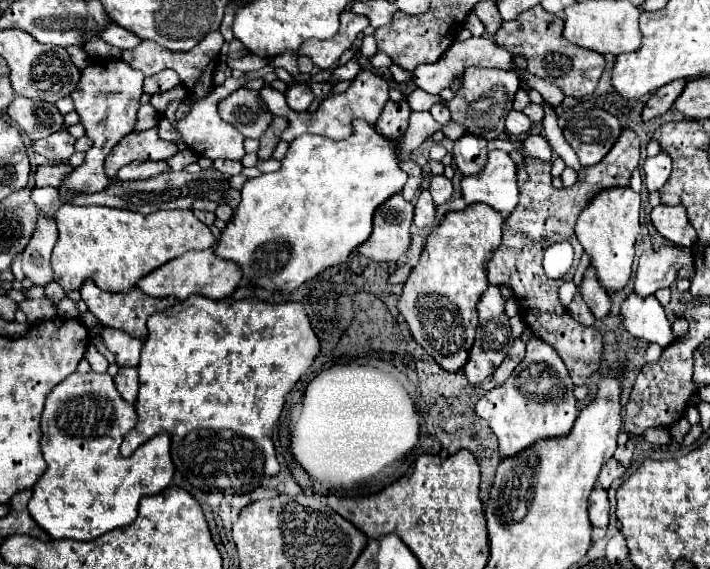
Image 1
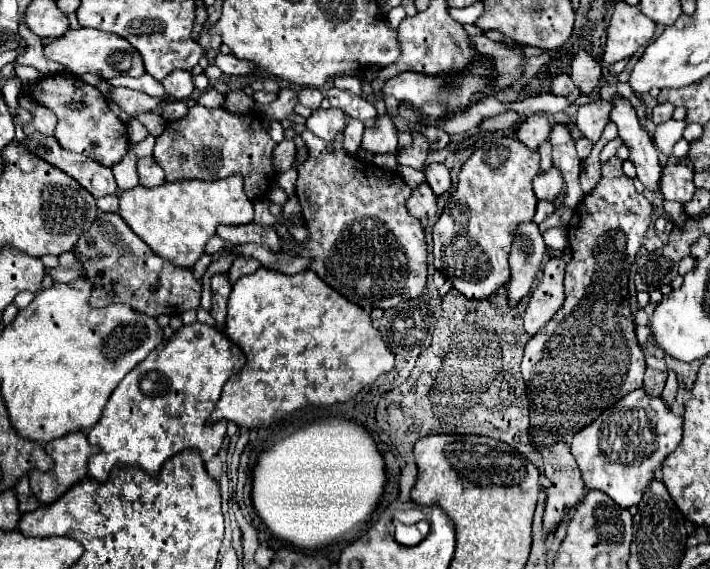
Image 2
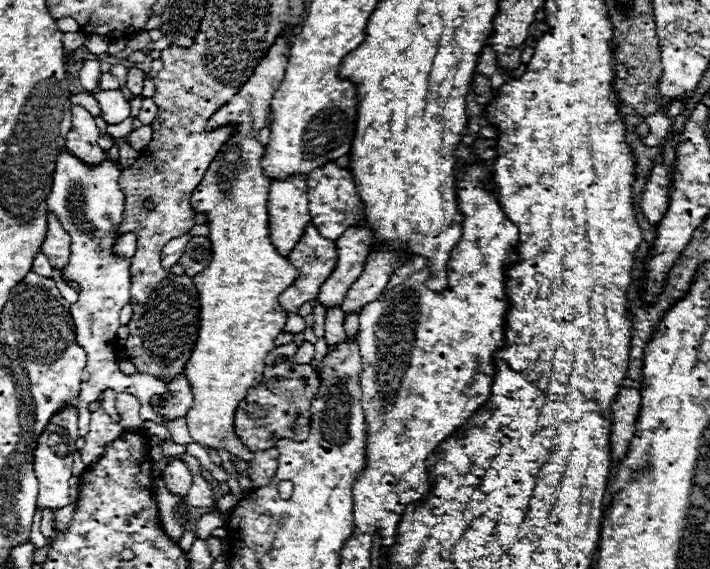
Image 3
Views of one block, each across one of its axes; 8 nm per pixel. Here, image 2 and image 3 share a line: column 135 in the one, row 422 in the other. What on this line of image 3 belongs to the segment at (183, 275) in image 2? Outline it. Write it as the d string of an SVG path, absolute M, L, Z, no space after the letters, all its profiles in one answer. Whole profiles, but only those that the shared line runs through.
M296 344L274 346L272 352L266 356L264 368L264 382L256 388L250 388L246 398L238 404L234 412L234 432L240 442L250 452L266 450L276 446L280 438L304 442L310 432L310 402L314 400L318 384L318 372L310 364L296 364L294 354Z

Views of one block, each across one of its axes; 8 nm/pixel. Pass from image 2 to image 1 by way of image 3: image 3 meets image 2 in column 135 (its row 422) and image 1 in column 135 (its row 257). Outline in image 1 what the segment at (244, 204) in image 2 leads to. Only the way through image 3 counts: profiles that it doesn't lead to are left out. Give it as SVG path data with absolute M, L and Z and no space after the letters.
M64 204L56 212L56 224L60 236L52 252L52 268L54 280L66 292L78 290L84 280L94 280L108 292L128 292L142 276L168 260L188 250L208 250L216 244L210 228L192 210L159 210L143 215L106 206Z

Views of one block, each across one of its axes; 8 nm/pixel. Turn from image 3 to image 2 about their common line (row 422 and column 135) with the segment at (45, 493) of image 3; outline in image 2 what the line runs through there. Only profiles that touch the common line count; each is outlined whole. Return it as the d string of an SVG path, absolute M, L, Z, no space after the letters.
M80 28L80 30L68 30L62 38L54 40L44 48L44 54L66 66L72 74L98 74L102 78L114 78L120 74L128 76L142 76L144 74L144 62L142 56L124 40L122 36L102 32L102 30L92 30L92 28Z

